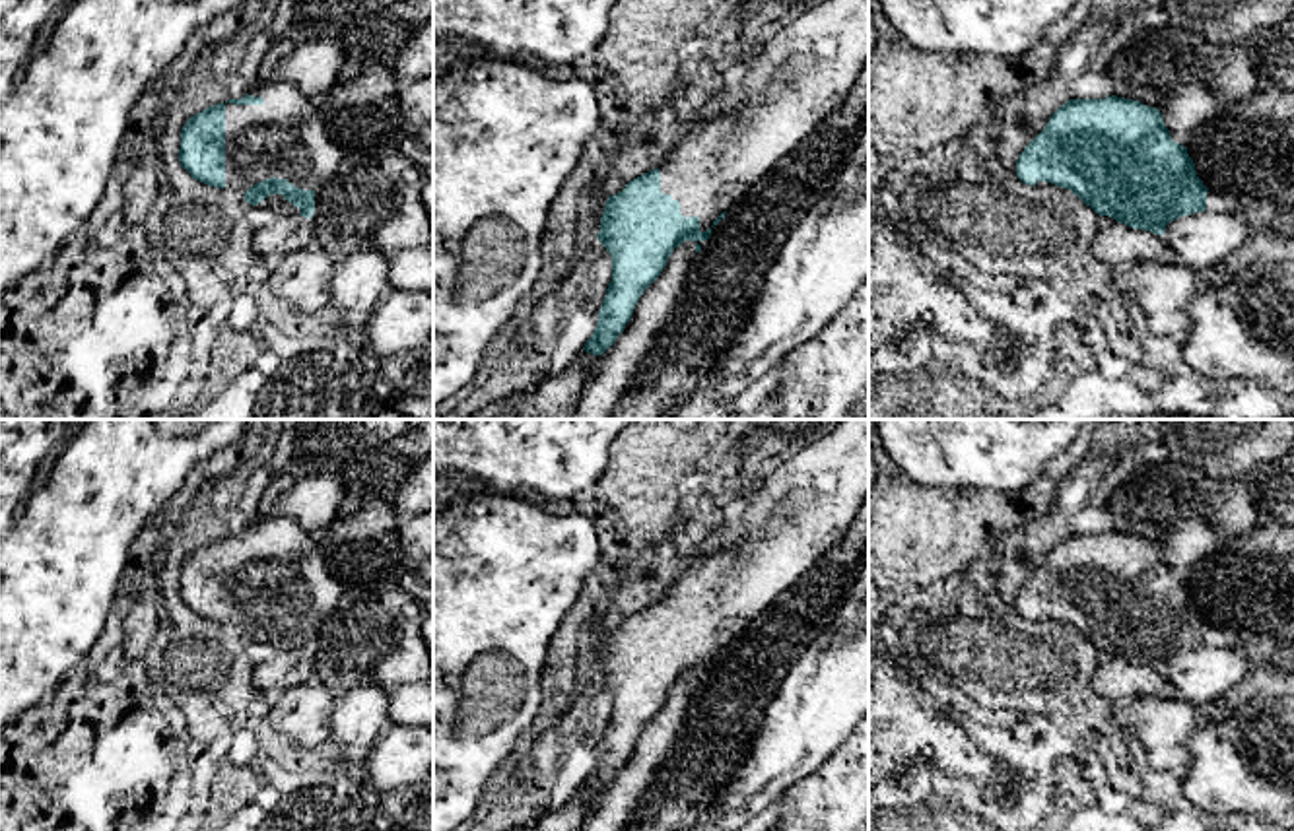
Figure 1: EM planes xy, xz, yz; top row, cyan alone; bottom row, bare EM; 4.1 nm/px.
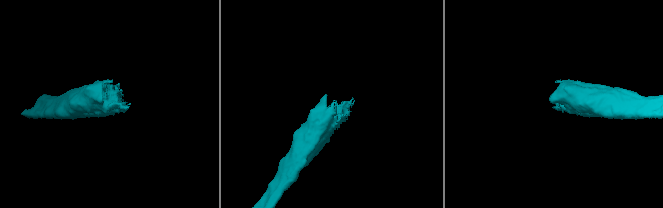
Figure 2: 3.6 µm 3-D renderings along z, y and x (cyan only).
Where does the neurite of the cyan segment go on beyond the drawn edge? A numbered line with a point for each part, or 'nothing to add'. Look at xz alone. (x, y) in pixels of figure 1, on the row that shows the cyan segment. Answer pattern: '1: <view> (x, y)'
1: xz (758, 111)

